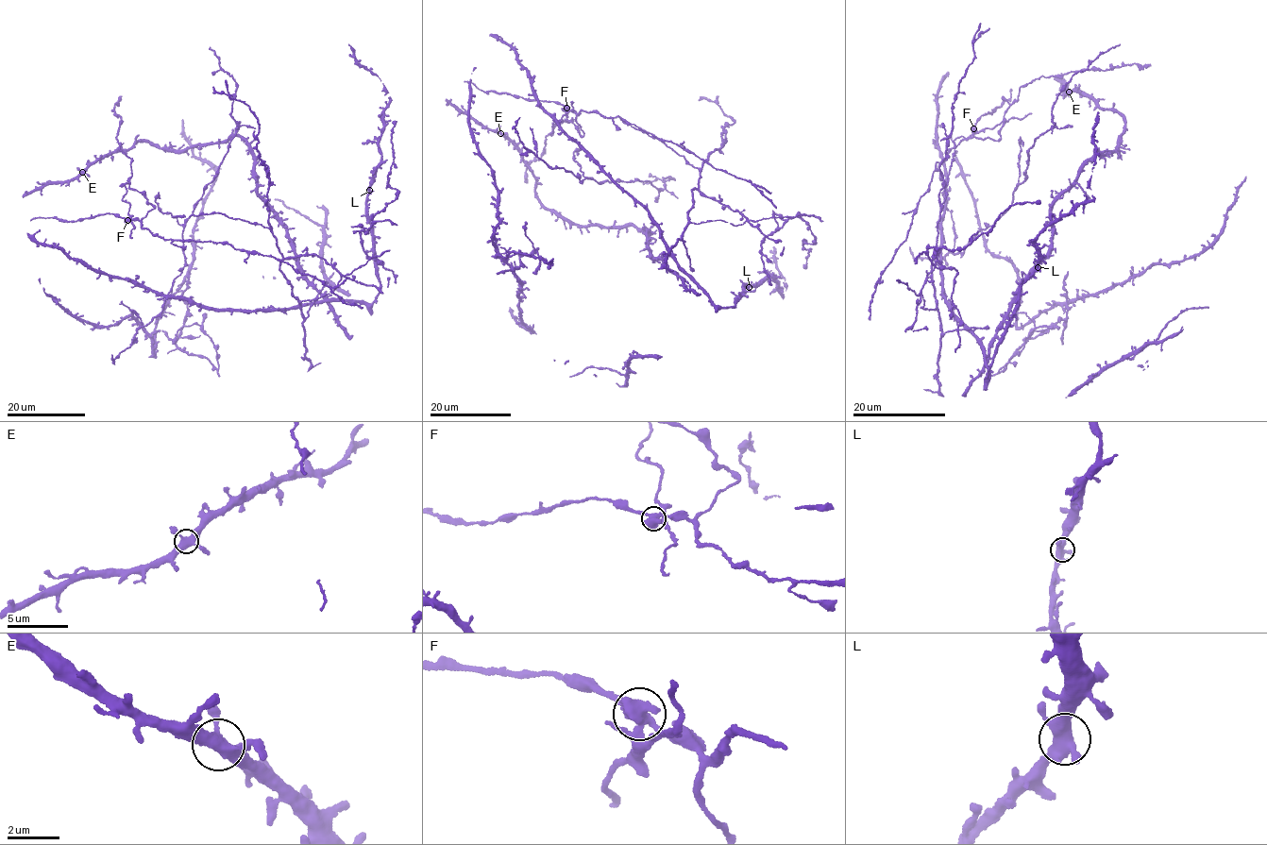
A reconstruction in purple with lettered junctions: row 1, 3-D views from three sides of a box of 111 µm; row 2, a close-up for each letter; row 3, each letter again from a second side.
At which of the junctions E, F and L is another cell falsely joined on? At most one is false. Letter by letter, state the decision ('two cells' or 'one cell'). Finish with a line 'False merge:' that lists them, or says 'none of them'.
E: one cell
F: two cells
L: one cell
False merge: F

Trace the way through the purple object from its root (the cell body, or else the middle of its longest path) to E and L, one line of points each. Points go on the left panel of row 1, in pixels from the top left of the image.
E: (156, 292), (217, 311), (324, 300), (258, 192), (252, 155), (240, 137), (181, 150), (137, 141), (82, 172)
L: (156, 292), (217, 311), (280, 309), (343, 300), (370, 304), (379, 293), (380, 281), (366, 207), (369, 190)

